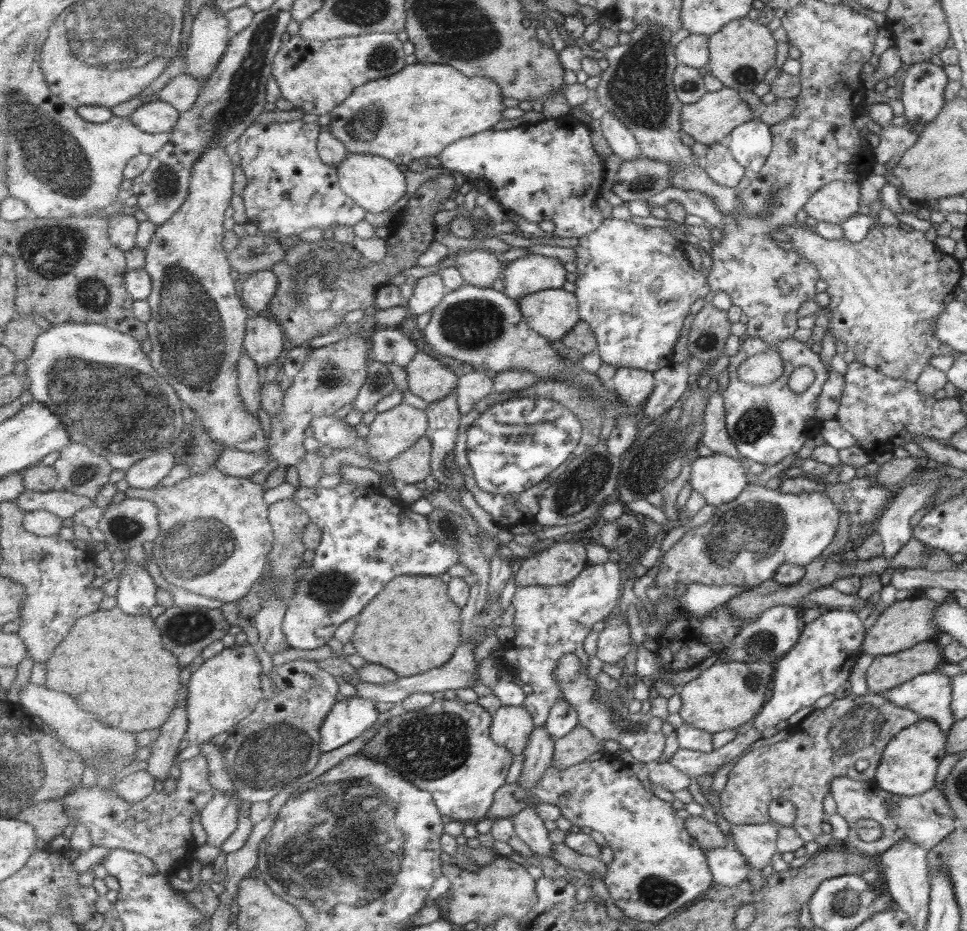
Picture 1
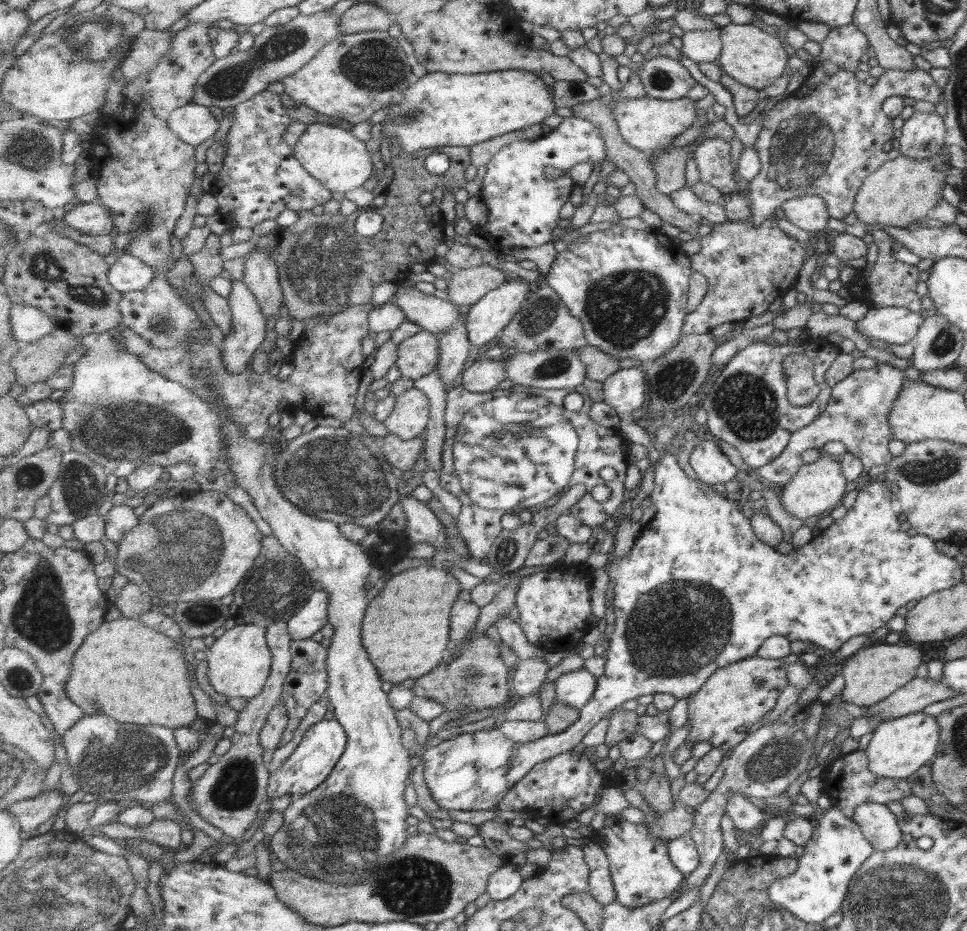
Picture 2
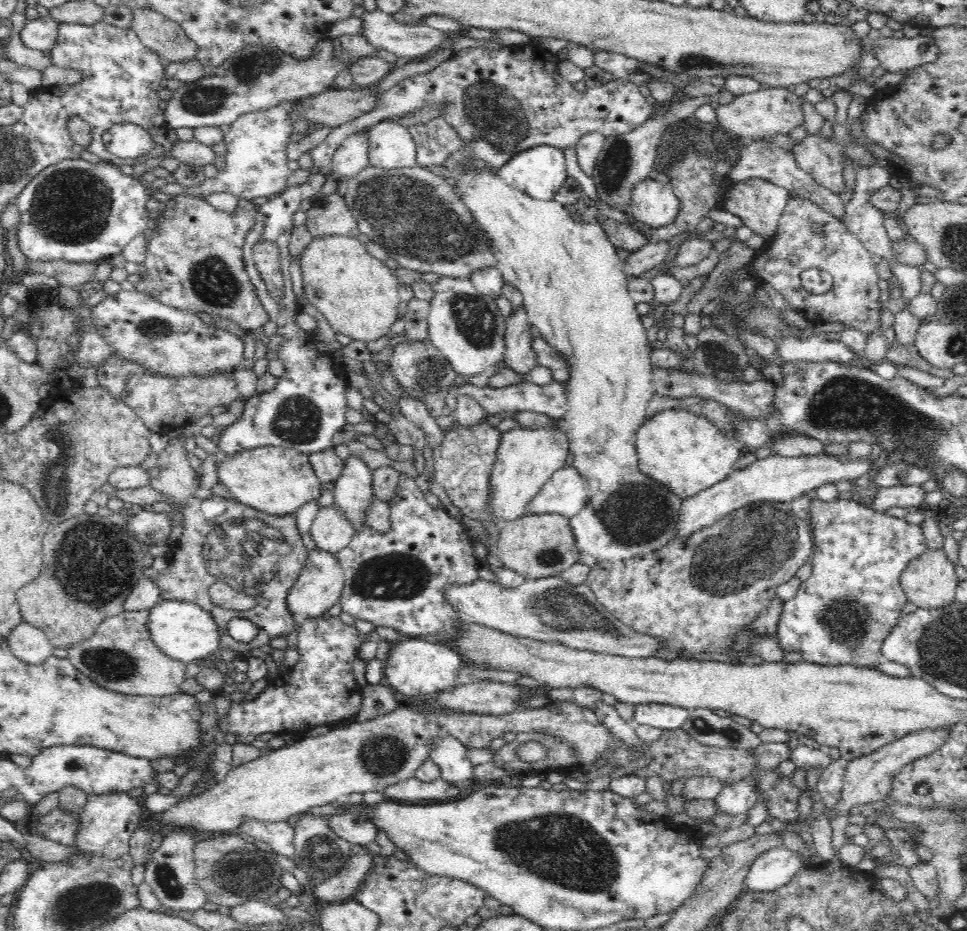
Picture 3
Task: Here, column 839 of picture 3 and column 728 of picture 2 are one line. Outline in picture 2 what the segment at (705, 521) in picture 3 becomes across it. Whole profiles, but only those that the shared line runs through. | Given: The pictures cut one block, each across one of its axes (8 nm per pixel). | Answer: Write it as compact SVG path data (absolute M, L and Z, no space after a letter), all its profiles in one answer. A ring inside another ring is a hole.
M705 435L690 454L689 463L696 472L696 479L709 487L729 482L738 473L727 456L713 444L713 439Z

